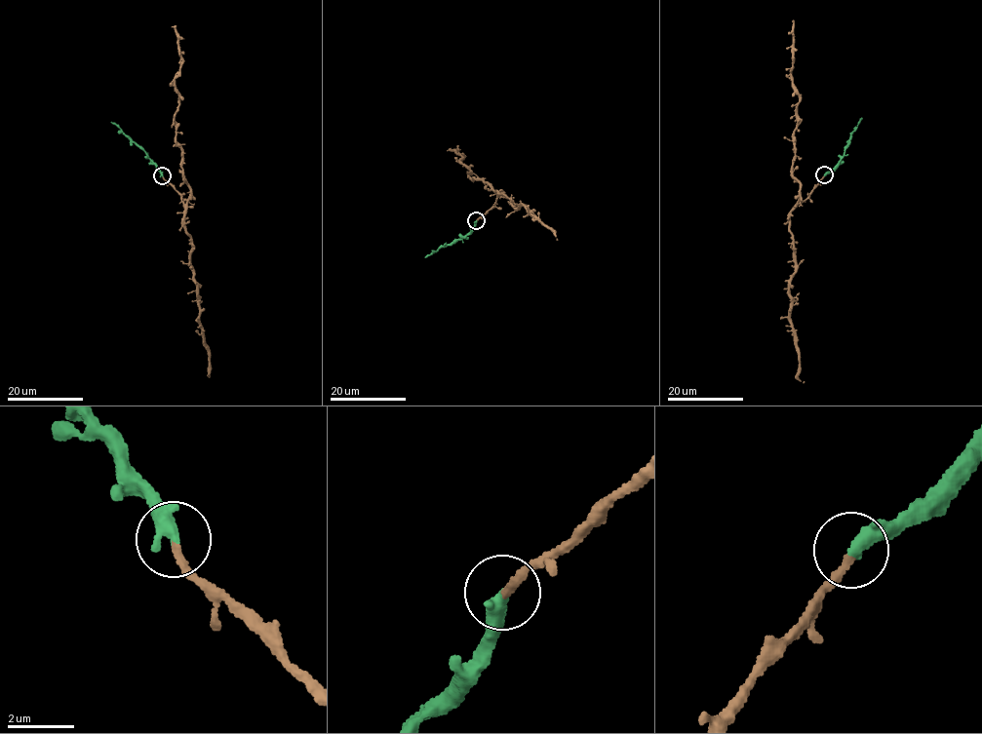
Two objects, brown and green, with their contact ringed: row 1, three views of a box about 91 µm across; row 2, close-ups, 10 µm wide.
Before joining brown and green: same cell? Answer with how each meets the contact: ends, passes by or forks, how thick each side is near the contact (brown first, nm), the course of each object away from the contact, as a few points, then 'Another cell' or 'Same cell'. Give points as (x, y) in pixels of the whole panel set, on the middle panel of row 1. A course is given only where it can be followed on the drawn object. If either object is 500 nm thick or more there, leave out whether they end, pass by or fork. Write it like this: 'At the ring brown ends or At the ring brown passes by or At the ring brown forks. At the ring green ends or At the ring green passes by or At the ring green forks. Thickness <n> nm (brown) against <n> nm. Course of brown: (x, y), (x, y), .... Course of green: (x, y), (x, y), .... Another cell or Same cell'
At the ring brown ends. At the ring green ends. Thickness 240 nm (brown) against 480 nm. Course of brown: (476, 220), (500, 194), (469, 176), (459, 160), (463, 158), (460, 154), (447, 150). Course of green: (476, 220), (475, 227), (462, 237), (424, 257). Same cell

